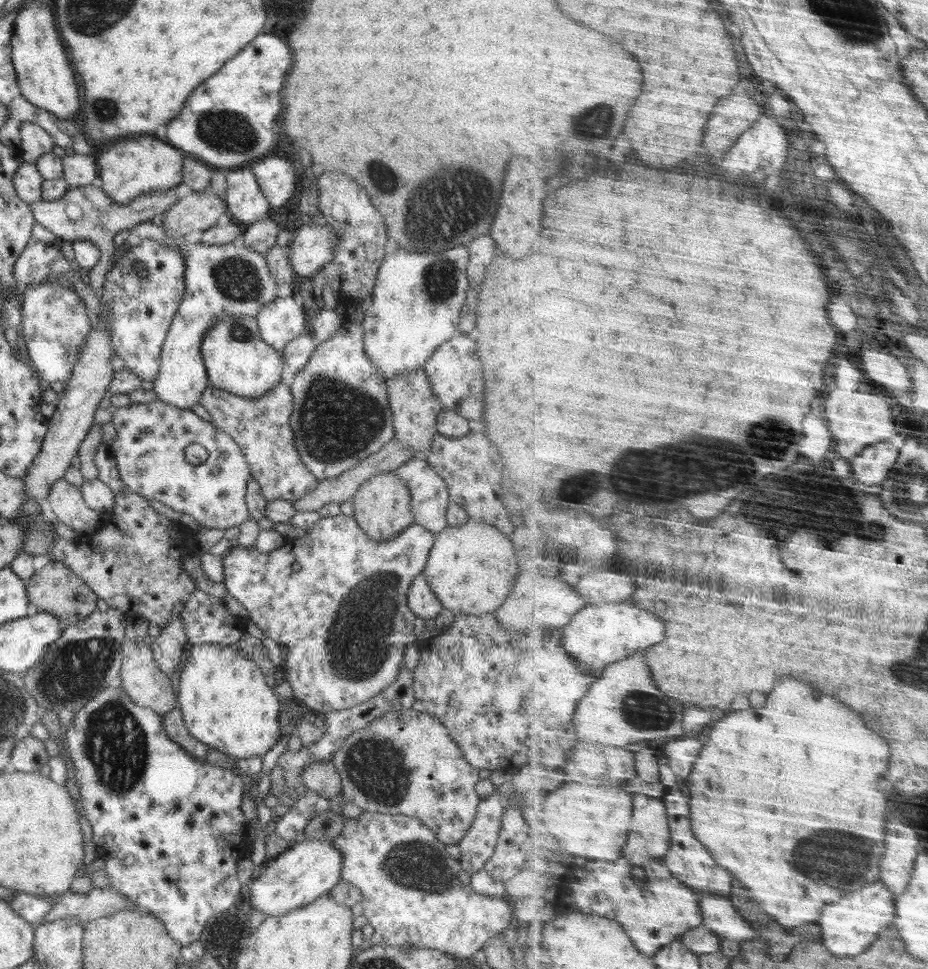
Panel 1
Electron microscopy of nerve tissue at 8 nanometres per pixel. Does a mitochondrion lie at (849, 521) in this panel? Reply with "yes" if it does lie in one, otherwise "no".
yes

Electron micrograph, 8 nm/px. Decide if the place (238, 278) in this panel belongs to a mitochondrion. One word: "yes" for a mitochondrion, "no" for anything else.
yes

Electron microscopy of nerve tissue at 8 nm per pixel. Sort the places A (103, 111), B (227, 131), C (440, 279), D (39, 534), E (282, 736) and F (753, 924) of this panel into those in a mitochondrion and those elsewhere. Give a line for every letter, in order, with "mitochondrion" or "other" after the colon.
A: mitochondrion
B: mitochondrion
C: mitochondrion
D: mitochondrion
E: other
F: other

